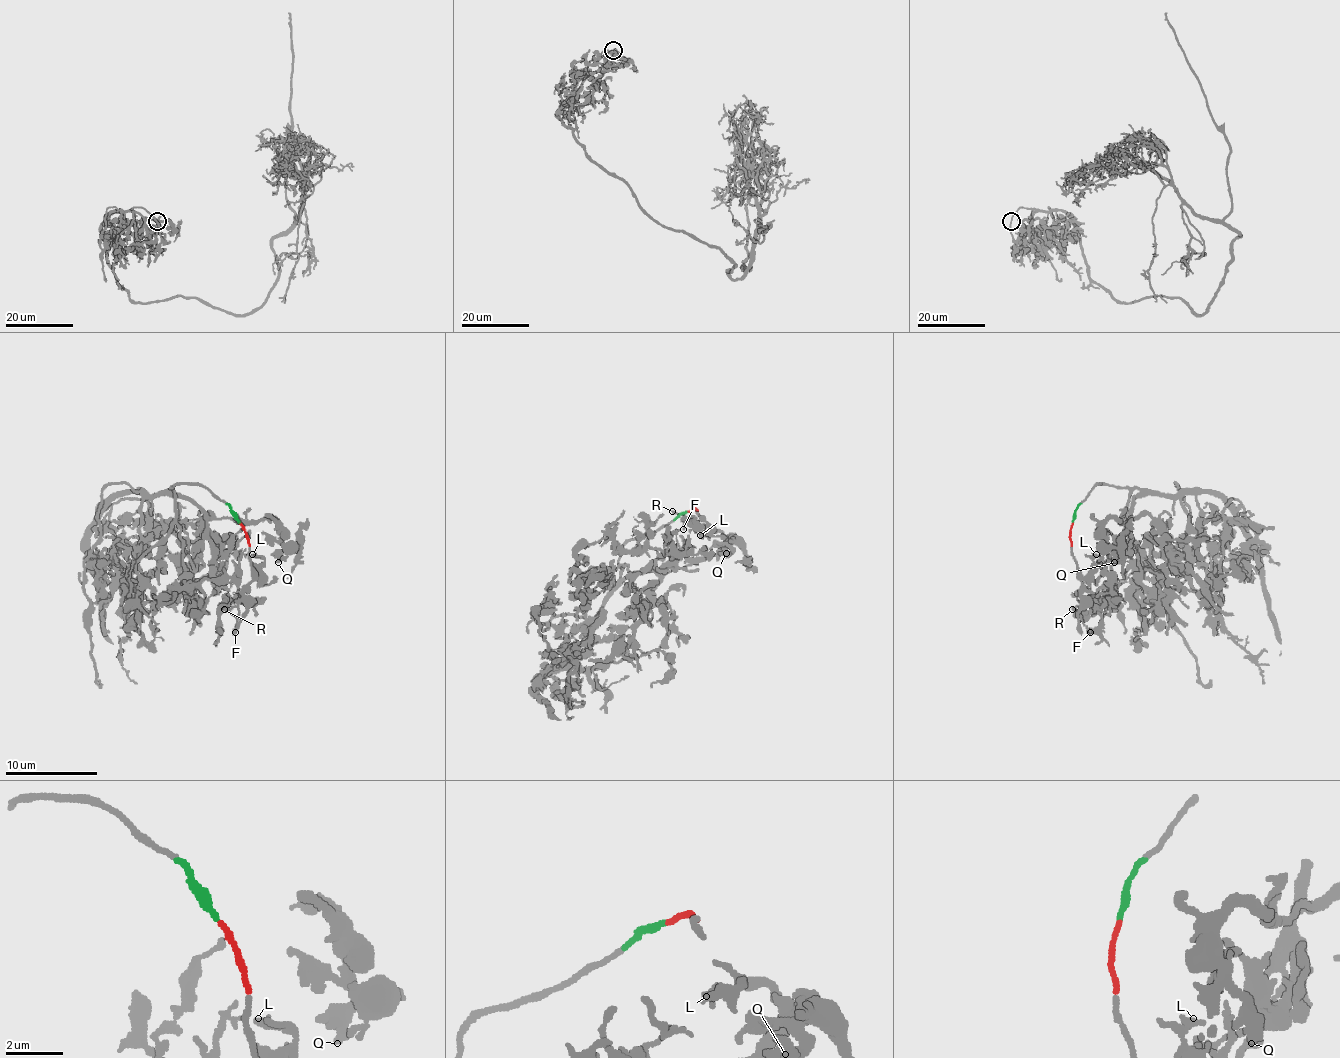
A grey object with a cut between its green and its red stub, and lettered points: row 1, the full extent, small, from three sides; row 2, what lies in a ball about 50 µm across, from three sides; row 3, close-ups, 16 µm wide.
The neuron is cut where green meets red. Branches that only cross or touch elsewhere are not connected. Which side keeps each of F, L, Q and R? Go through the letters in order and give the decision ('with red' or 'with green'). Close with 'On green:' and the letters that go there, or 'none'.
F: with red
L: with red
Q: with green
R: with red
On green: Q

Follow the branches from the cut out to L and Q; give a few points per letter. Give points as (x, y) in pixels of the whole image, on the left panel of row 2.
L: (240, 522), (256, 578), (263, 561), (252, 554)
Q: (240, 522), (205, 488), (182, 483), (171, 488), (210, 518), (277, 522), (282, 548), (277, 561)

